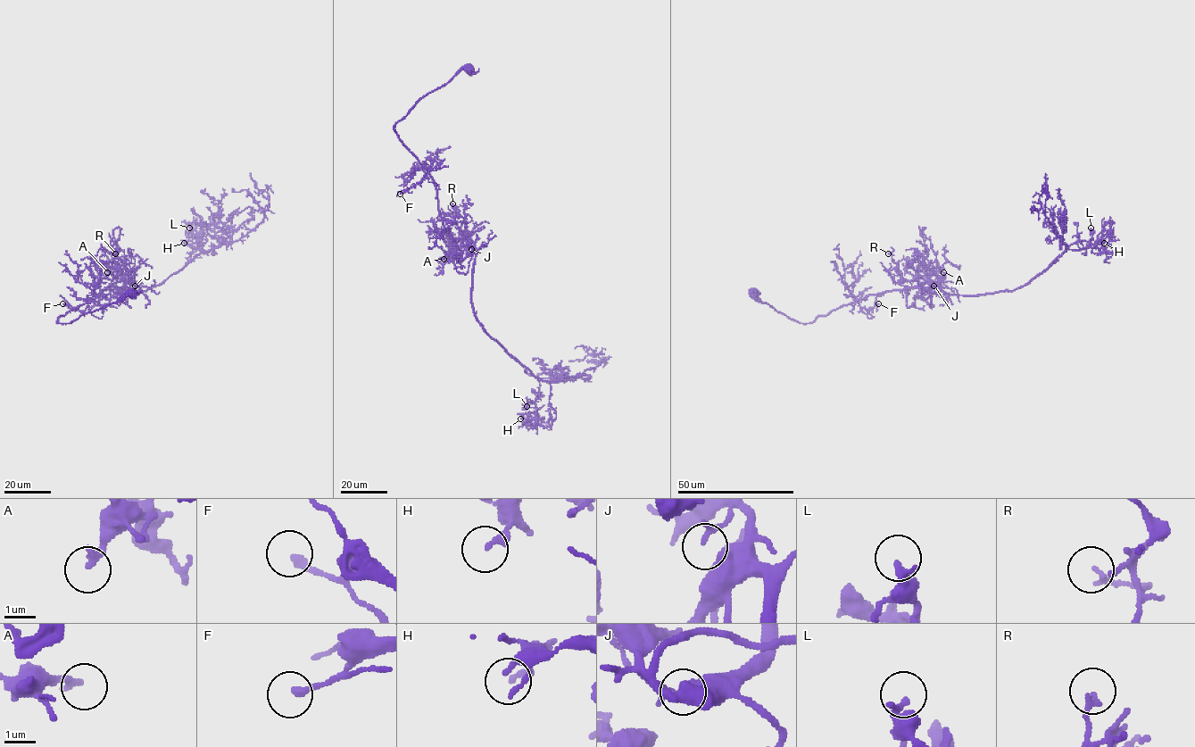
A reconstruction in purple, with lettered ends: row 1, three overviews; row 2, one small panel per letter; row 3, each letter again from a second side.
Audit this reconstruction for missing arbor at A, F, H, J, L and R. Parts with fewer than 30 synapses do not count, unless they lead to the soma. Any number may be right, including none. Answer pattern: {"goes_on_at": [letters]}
{"goes_on_at": ["A"]}

